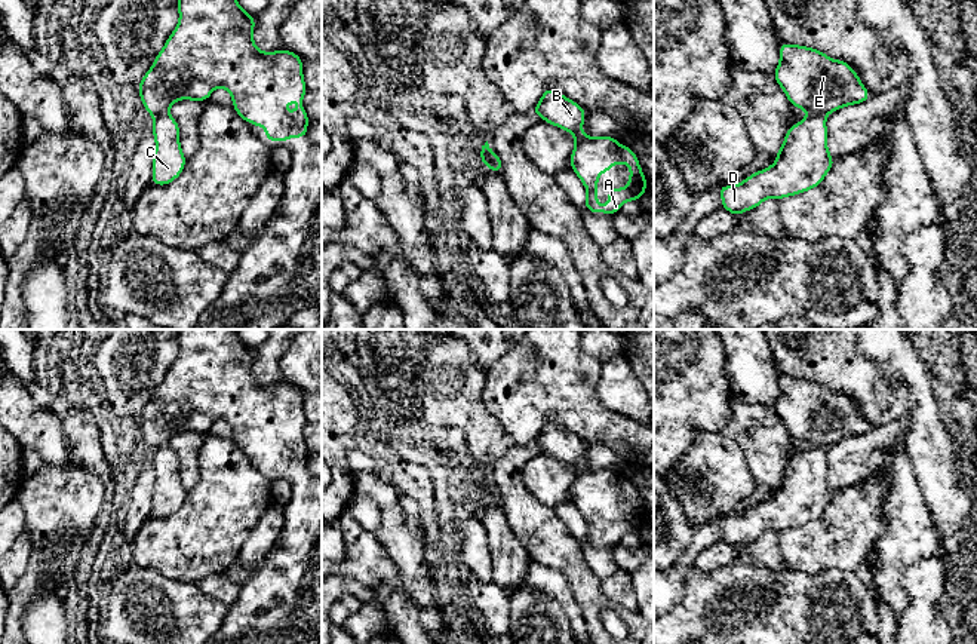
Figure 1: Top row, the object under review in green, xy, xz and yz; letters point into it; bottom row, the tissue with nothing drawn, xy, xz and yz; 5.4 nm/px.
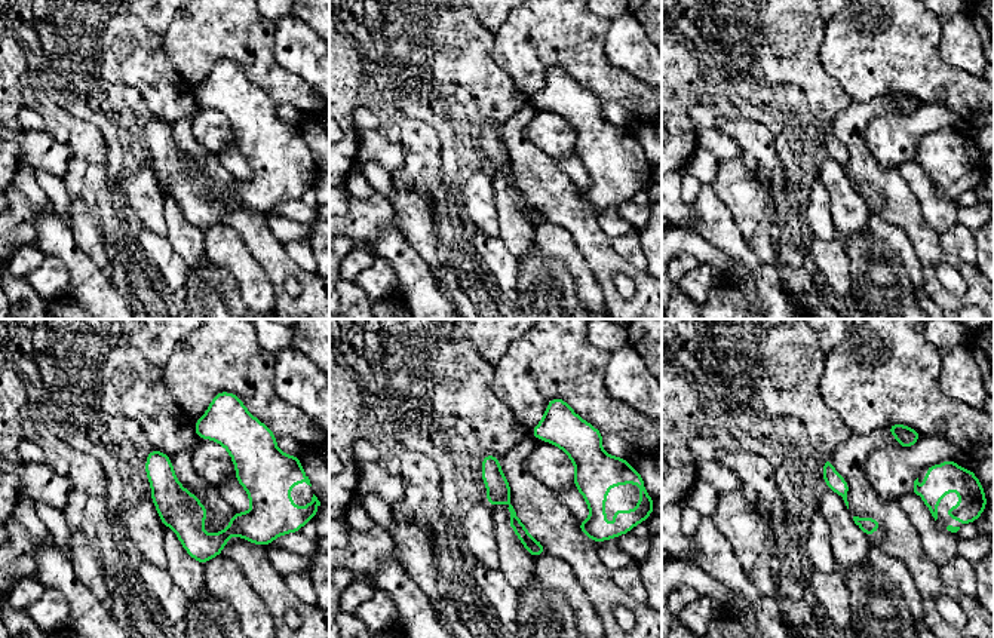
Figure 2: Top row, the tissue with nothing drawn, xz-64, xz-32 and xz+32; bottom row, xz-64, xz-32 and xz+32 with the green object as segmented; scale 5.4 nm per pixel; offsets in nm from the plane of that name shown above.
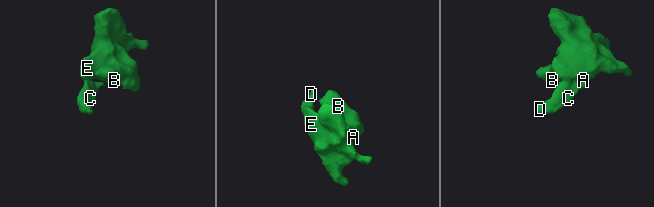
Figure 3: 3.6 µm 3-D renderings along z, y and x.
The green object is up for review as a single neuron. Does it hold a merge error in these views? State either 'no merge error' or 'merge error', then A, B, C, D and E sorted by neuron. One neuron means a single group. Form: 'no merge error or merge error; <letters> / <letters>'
merge error; A B E / C D

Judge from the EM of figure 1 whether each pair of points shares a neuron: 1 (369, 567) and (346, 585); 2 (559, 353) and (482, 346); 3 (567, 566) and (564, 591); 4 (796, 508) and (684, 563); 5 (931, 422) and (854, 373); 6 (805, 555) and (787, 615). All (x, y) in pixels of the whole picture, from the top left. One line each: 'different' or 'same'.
1: different
2: different
3: different
4: same
5: different
6: different

